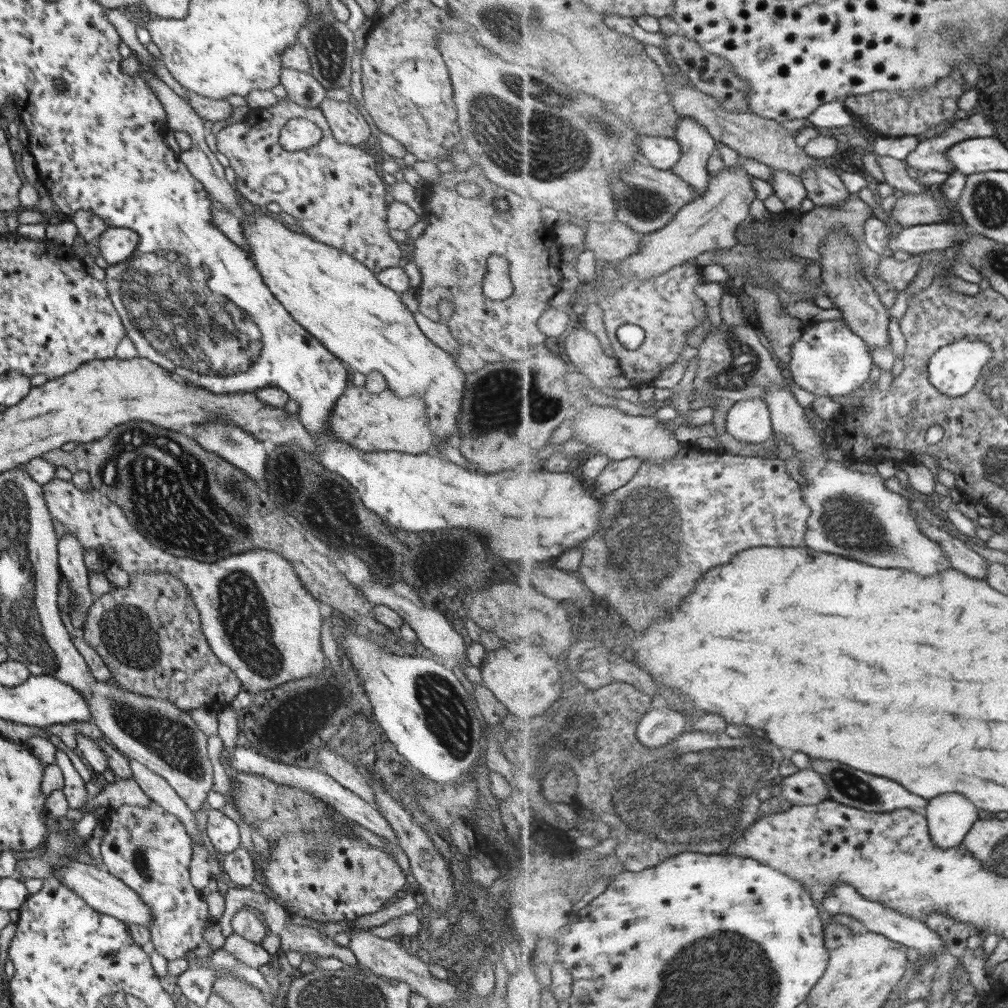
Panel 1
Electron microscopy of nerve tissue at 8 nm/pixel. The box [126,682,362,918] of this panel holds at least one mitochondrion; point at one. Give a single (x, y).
(142, 853)

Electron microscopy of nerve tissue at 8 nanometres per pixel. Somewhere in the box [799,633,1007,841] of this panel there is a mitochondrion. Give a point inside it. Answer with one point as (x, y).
(848, 784)

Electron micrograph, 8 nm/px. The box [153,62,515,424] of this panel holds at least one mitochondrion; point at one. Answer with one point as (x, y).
(308, 93)

